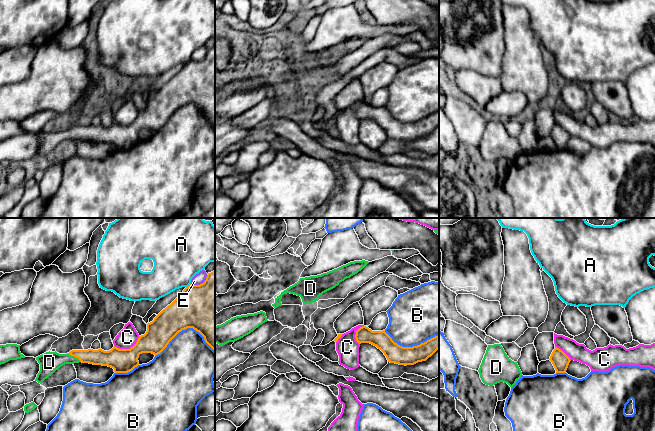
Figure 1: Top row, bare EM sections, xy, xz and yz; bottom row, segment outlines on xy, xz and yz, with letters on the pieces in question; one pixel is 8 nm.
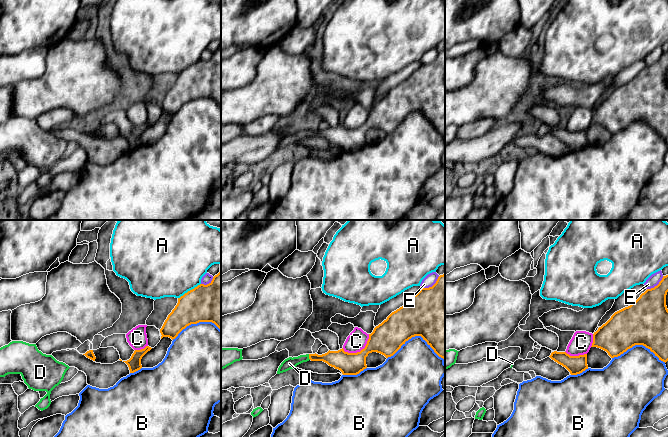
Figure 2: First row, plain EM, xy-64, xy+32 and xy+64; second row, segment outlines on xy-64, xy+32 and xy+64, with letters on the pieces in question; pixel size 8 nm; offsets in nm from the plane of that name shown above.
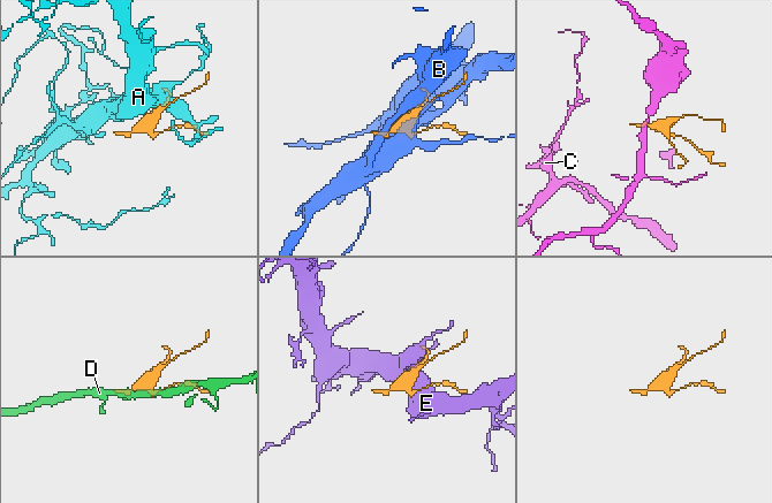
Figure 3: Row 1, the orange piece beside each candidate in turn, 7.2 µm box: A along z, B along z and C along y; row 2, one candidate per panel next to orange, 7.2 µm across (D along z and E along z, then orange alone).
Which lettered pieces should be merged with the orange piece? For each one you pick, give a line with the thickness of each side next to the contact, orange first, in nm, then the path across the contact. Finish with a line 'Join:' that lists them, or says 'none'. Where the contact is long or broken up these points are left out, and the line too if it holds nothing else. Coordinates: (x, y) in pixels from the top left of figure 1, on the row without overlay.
D: Thickness 130 nm (orange) against 160 nm. Path across: xy (96, 133), (74, 132), (49, 138)
Join: D

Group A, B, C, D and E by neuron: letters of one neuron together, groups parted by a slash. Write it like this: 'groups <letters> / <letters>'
groups A / B / C / D / E

